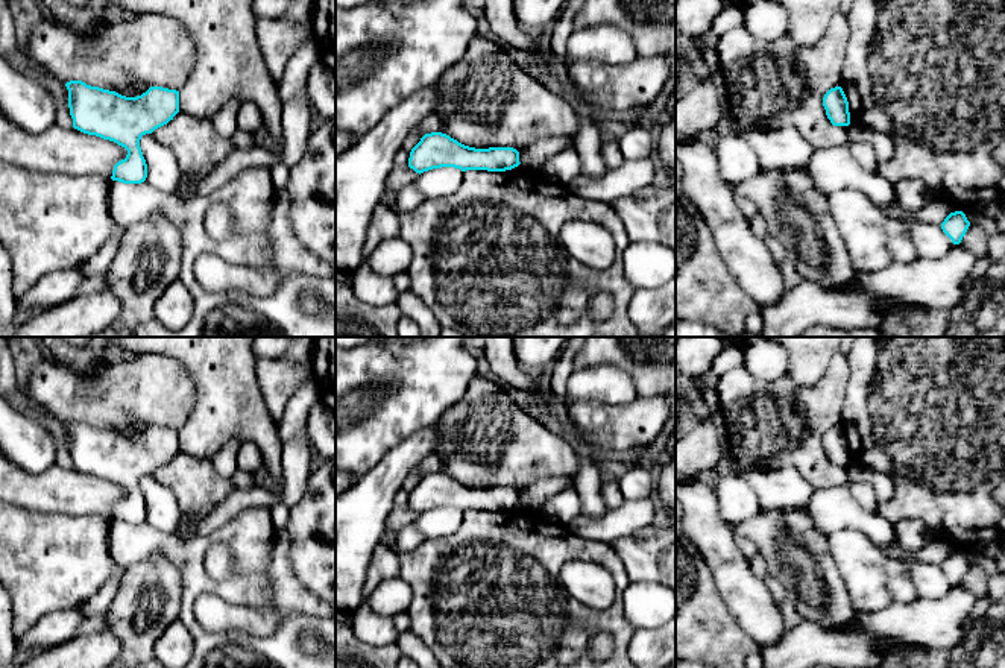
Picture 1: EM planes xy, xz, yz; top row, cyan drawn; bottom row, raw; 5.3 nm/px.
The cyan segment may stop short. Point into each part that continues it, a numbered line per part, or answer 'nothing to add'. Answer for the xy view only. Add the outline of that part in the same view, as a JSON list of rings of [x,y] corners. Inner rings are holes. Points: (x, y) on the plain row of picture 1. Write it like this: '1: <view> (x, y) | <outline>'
nothing to add

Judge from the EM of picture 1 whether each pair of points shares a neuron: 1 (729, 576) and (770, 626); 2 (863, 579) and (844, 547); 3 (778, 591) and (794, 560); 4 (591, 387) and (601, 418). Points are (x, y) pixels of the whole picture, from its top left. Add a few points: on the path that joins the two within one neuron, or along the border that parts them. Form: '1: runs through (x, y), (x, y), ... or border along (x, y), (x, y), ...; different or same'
1: runs through (740, 588), (758, 614); same
2: runs through (863, 571), (863, 565), (852, 554); same
3: border along (768, 573), (782, 586), (787, 598); different
4: border along (632, 401), (568, 403); different

